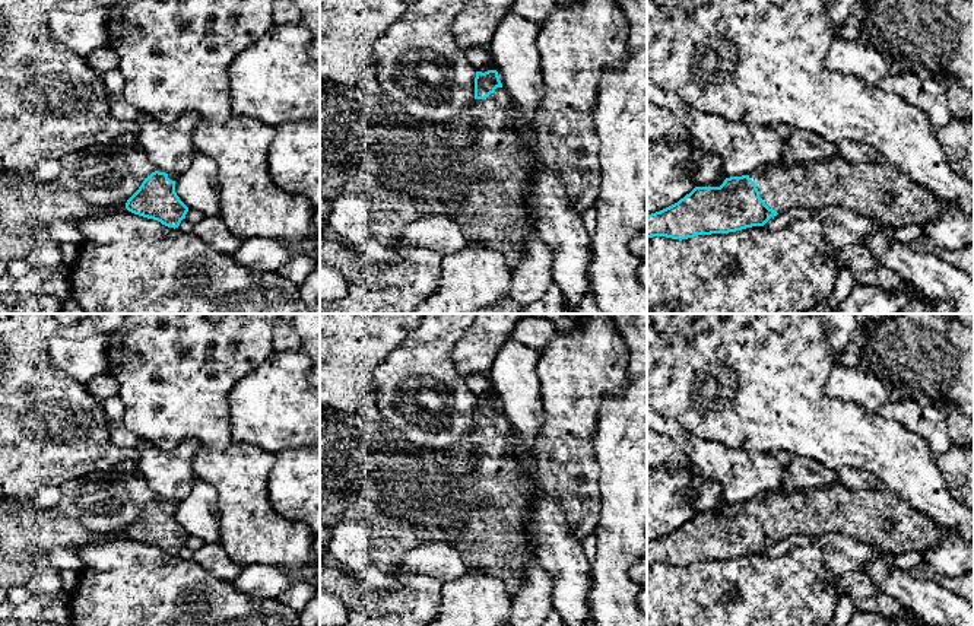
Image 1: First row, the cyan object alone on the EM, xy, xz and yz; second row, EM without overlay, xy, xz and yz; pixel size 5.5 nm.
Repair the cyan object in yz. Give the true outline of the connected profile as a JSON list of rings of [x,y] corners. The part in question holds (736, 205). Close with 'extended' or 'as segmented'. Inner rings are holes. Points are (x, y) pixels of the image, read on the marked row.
[[[841,156],[825,161],[762,166],[749,175],[726,178],[720,187],[695,187],[678,203],[647,216],[647,238],[688,239],[698,235],[729,233],[764,226],[771,217],[793,207],[816,210],[843,207],[875,223],[898,229],[936,220],[945,204],[889,162],[851,163]]]; extended

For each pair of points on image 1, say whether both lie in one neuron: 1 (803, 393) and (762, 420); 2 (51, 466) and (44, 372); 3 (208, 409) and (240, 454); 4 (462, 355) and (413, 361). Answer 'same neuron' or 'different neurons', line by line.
1: same neuron
2: same neuron
3: different neurons
4: different neurons

